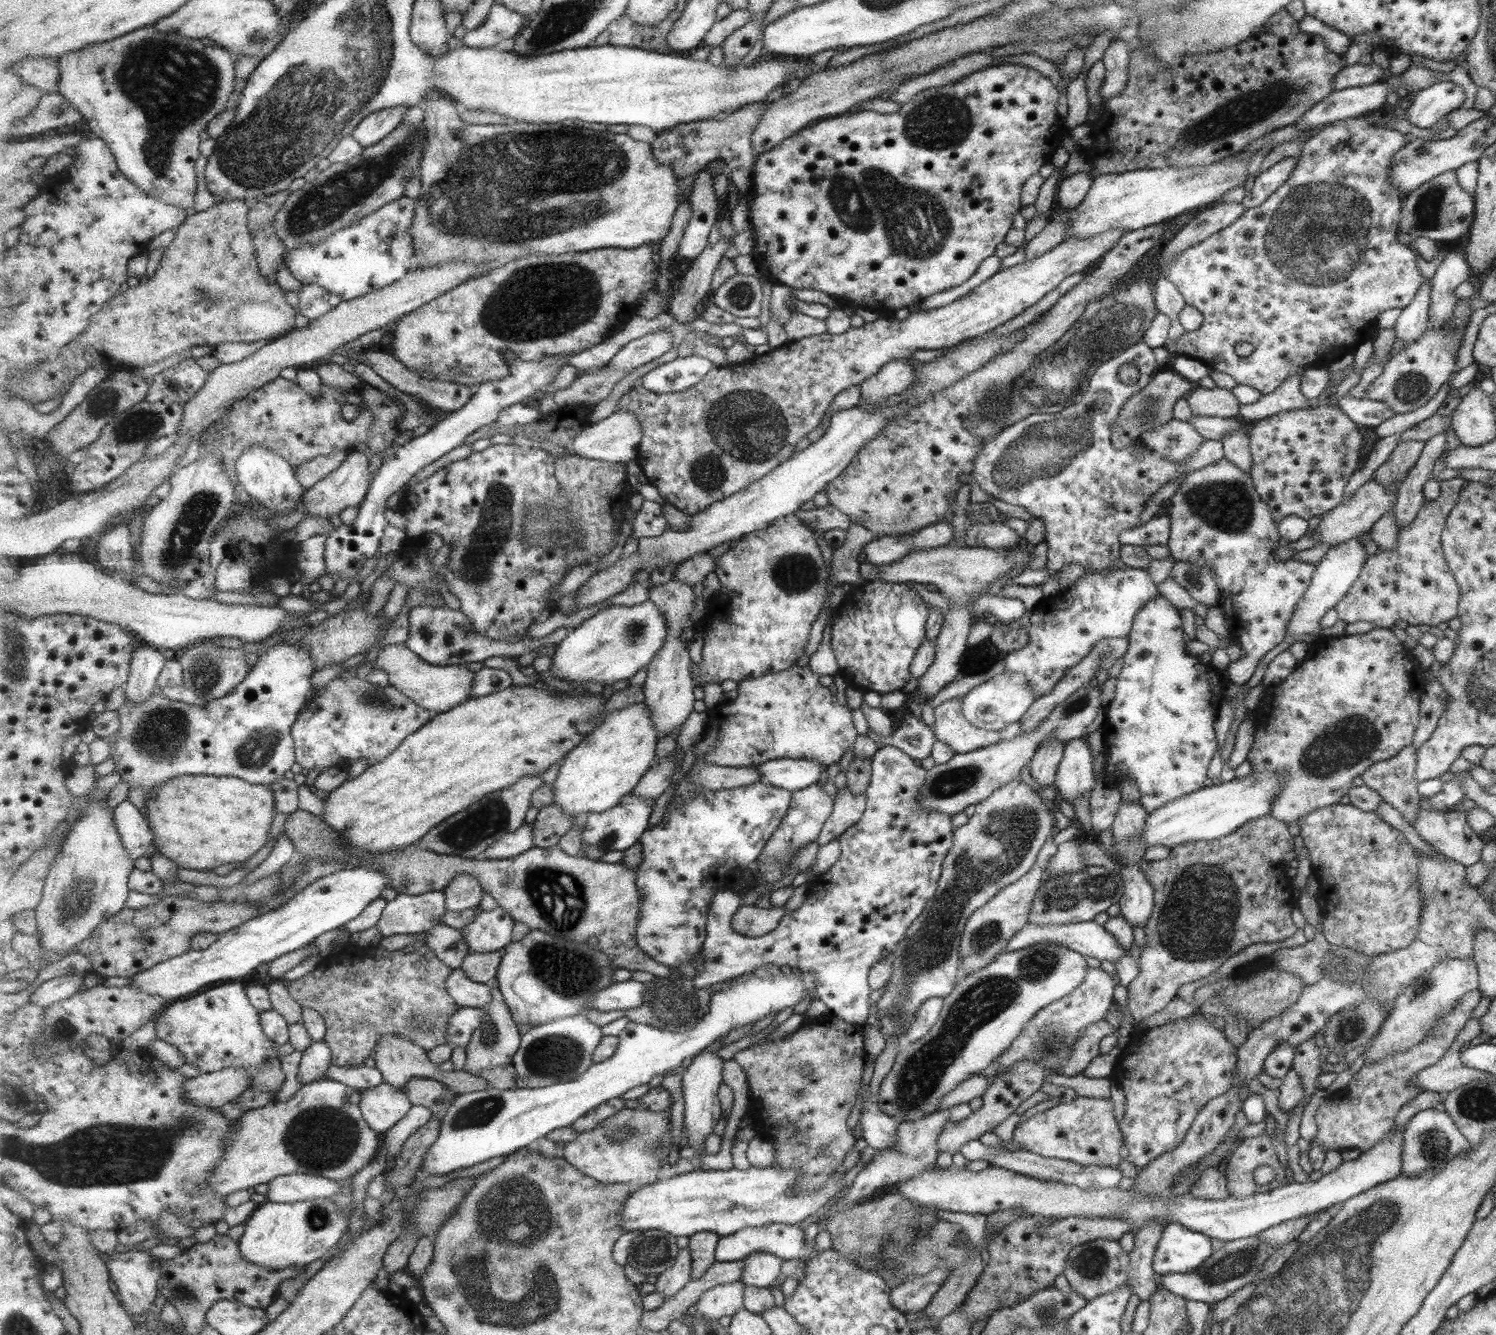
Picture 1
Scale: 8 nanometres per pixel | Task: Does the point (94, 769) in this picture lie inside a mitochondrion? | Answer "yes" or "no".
no

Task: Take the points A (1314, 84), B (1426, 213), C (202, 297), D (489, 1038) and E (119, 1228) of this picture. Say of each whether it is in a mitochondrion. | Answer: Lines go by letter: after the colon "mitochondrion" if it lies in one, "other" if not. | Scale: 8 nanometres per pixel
A: mitochondrion
B: mitochondrion
C: mitochondrion
D: mitochondrion
E: other

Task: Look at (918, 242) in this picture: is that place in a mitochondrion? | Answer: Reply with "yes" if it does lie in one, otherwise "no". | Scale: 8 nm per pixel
yes

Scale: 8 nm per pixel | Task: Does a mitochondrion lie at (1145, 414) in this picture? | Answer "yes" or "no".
yes

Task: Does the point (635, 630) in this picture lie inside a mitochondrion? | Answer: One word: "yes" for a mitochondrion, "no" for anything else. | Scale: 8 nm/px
yes

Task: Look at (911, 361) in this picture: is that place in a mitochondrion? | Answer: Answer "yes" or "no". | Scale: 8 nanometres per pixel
no

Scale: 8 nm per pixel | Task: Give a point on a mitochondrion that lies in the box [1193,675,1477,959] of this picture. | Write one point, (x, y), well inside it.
(1353, 739)

